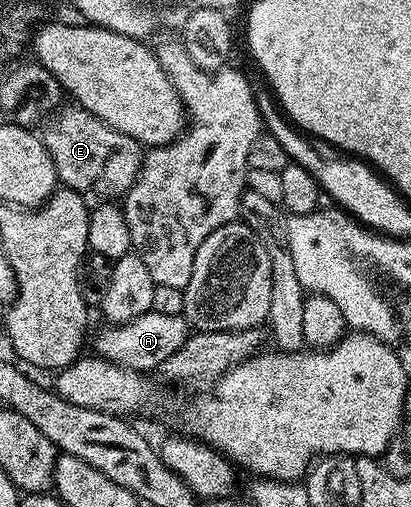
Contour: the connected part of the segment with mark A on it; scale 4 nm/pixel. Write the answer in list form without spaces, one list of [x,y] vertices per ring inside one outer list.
[[[153,310],[143,313],[139,317],[135,317],[135,321],[130,323],[119,323],[116,325],[105,325],[105,328],[98,333],[97,336],[92,336],[91,347],[93,347],[98,356],[107,361],[111,361],[120,367],[129,367],[132,371],[140,371],[142,373],[156,372],[163,365],[163,361],[167,361],[167,357],[171,357],[171,353],[176,353],[183,341],[187,341],[191,334],[189,322],[186,321],[184,314],[176,315],[175,317],[167,317],[167,313],[155,313]]]

